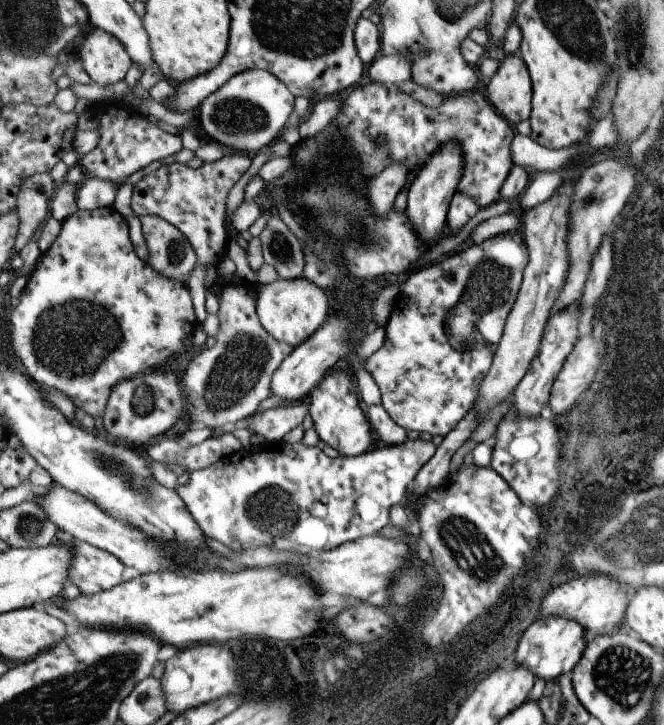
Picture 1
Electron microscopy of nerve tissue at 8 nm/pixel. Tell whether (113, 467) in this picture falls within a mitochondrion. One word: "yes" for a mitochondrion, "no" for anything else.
yes

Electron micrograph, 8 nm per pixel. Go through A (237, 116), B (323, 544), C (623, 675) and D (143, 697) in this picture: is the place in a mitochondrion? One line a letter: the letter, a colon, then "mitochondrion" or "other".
A: mitochondrion
B: other
C: mitochondrion
D: mitochondrion

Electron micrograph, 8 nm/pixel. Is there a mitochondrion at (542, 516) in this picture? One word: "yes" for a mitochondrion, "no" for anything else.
no

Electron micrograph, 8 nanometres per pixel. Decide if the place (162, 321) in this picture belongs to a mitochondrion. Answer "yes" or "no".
no

